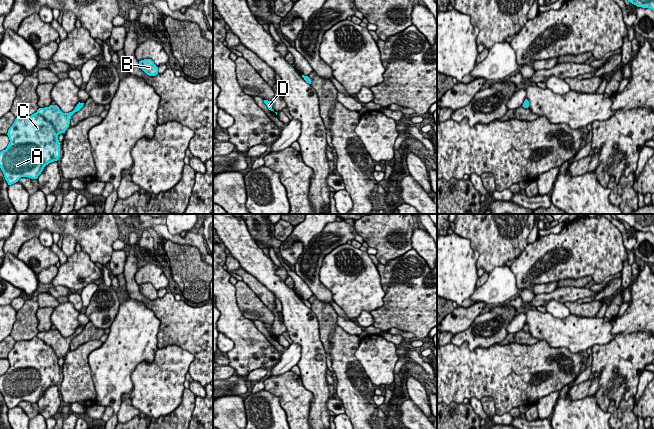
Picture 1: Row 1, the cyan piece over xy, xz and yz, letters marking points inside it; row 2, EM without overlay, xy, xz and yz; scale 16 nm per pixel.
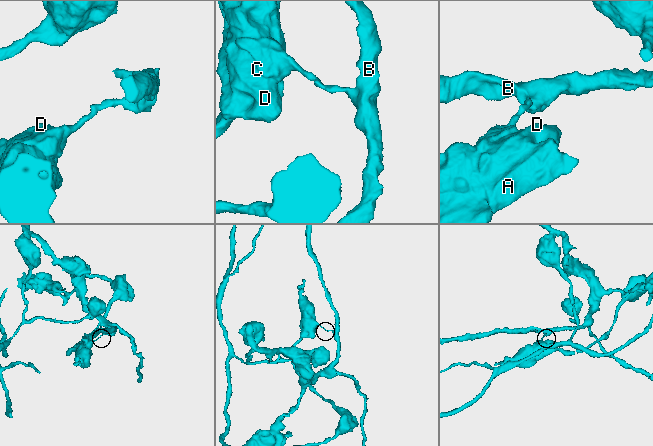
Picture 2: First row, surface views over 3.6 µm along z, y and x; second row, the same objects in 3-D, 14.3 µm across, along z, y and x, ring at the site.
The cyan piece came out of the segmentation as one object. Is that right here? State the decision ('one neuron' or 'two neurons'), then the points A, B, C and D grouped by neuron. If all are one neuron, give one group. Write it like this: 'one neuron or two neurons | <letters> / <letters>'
two neurons | A C D / B

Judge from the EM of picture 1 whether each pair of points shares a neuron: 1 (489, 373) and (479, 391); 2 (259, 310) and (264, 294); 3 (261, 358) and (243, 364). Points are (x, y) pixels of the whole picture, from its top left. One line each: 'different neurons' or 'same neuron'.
1: same neuron
2: different neurons
3: same neuron

